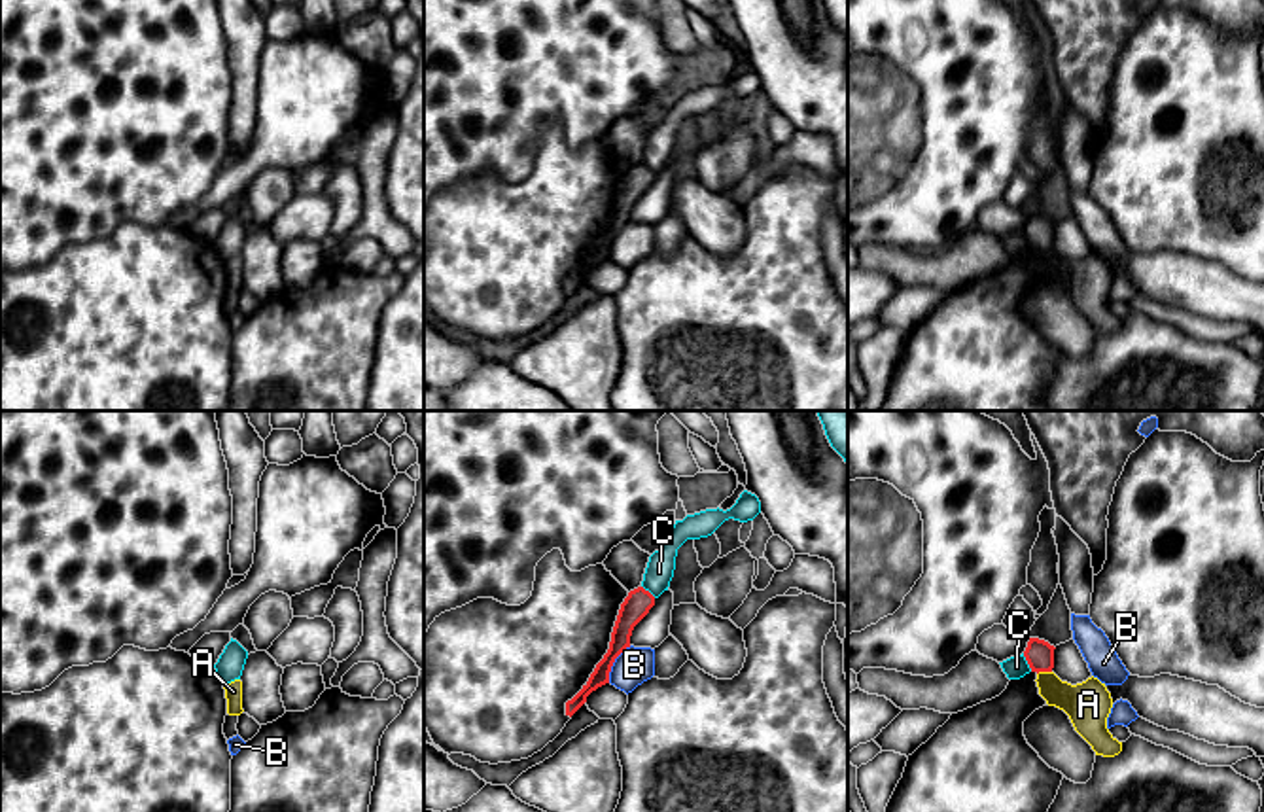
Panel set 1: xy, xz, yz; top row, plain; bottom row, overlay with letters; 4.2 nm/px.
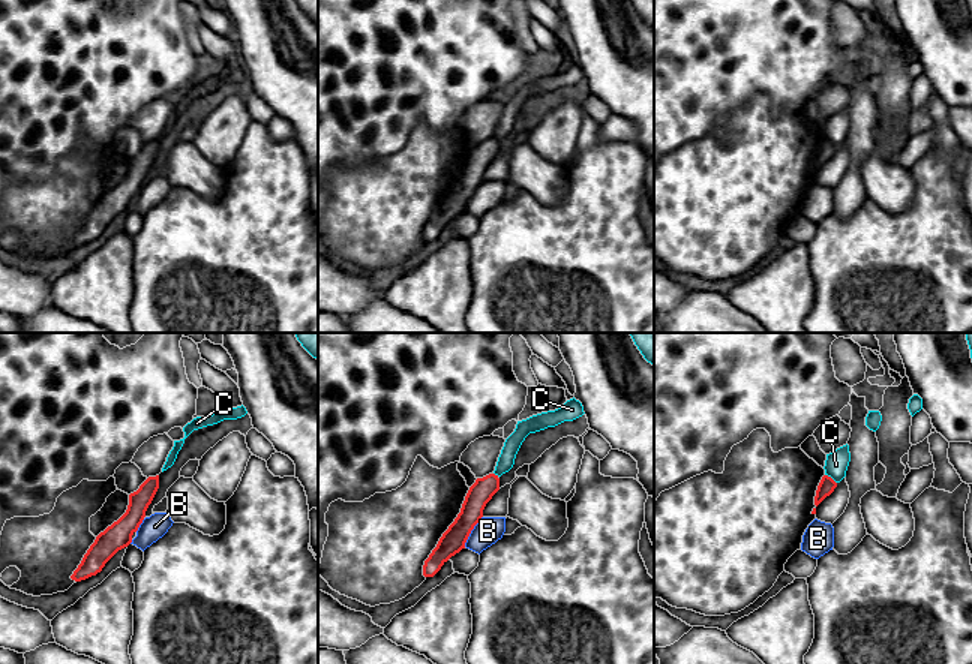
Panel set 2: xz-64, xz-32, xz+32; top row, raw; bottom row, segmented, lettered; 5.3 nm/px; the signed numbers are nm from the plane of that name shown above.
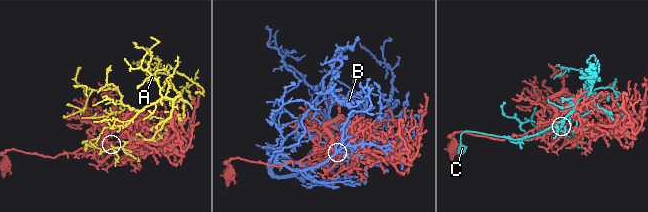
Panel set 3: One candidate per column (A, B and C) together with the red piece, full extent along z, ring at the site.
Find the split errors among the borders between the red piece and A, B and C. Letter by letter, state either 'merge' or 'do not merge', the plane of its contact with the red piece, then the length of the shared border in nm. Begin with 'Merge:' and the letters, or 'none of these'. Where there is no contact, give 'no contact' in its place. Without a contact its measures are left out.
Merge: none of these
A: do not merge; contact in yz; length 70 nm
B: do not merge; contact in xz; length 190 nm
C: do not merge; contact in yz; length 90 nm

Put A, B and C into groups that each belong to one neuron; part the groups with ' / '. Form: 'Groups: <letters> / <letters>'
Groups: A / B / C

